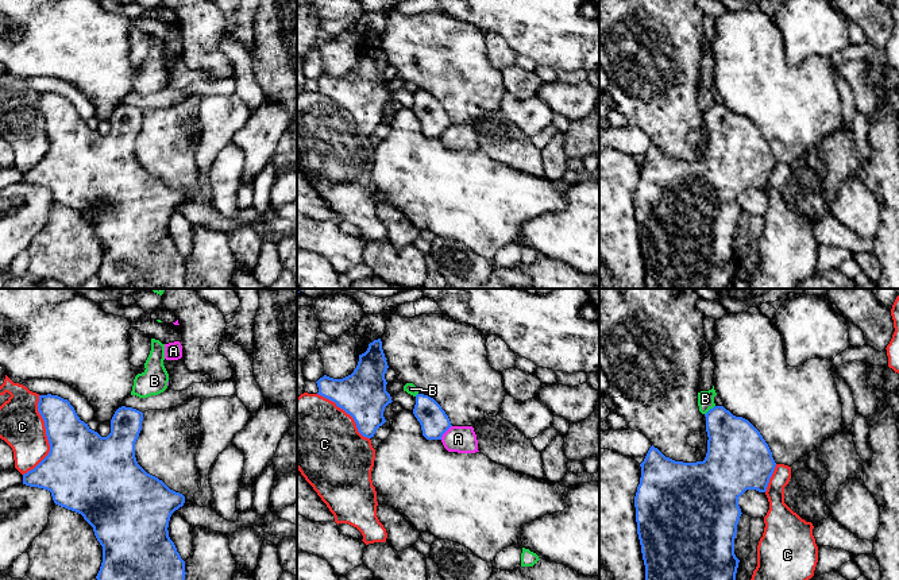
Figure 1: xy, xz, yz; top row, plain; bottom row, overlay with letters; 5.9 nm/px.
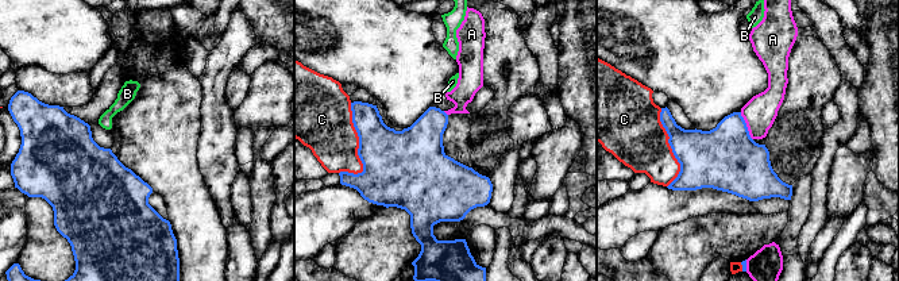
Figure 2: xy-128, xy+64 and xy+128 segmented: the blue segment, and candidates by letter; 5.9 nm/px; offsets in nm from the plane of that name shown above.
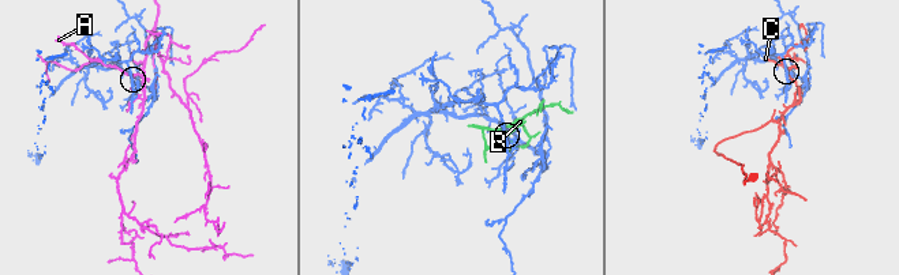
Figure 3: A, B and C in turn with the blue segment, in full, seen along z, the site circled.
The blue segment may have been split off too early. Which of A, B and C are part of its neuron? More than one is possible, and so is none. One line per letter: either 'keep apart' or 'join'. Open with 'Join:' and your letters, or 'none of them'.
Join: none of them
A: keep apart
B: keep apart
C: keep apart

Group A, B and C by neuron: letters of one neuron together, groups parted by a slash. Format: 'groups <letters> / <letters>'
groups A / B / C

